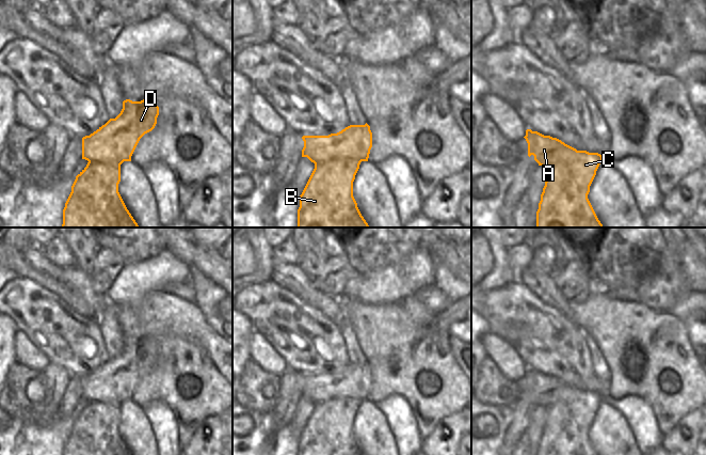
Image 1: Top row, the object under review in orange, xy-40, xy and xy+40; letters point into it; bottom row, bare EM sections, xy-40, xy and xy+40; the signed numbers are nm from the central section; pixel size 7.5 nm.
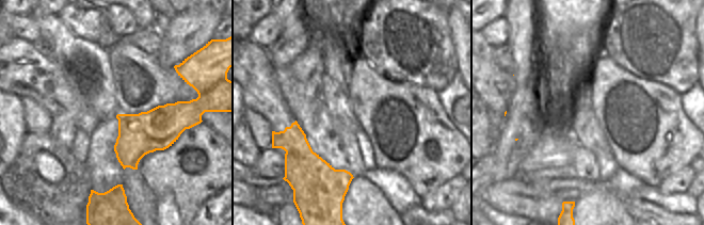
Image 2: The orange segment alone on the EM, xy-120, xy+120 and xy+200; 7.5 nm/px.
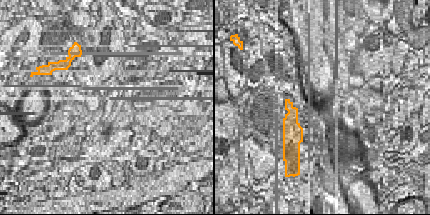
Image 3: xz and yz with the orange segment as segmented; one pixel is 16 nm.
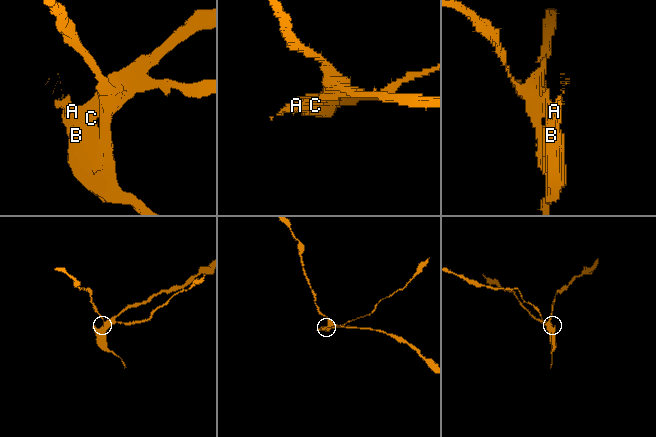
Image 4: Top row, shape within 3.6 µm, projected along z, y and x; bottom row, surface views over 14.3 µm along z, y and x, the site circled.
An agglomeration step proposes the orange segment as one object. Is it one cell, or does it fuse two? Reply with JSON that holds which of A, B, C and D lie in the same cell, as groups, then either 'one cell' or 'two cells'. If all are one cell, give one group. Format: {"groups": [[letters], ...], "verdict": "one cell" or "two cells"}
{"groups": [["A", "D"], ["B", "C"]], "verdict": "two cells"}

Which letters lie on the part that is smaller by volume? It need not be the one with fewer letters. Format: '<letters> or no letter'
B, C

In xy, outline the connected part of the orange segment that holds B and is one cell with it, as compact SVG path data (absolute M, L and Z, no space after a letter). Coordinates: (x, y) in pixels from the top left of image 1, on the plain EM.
M333 398L315 403L315 408L300 435L298 455L362 455L353 436L353 421L359 408L356 398Z

